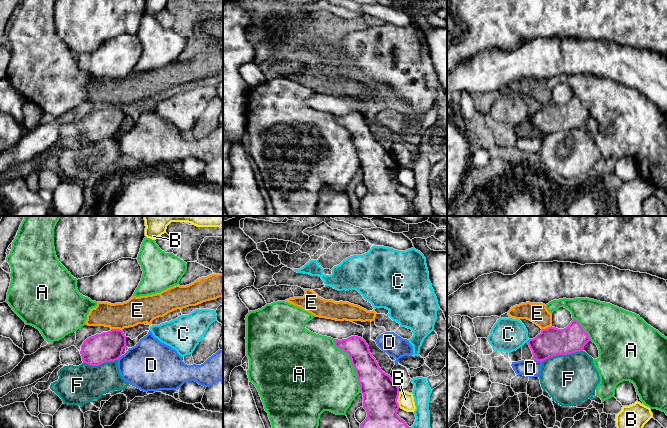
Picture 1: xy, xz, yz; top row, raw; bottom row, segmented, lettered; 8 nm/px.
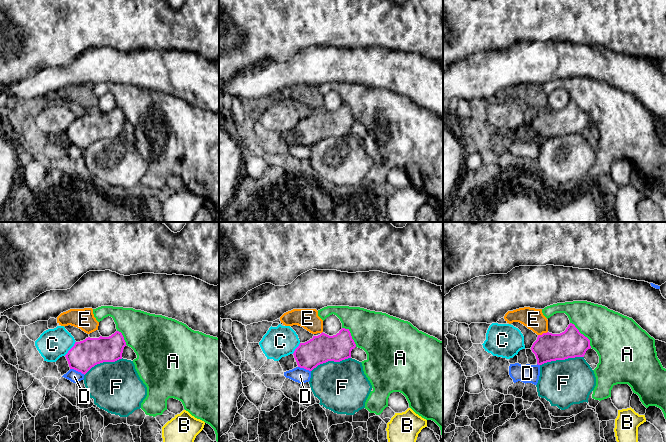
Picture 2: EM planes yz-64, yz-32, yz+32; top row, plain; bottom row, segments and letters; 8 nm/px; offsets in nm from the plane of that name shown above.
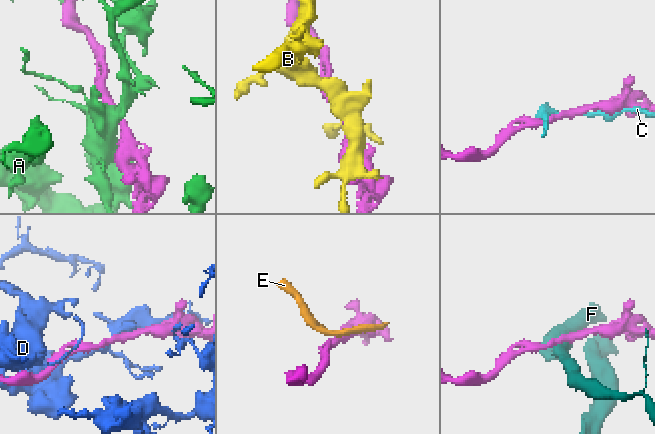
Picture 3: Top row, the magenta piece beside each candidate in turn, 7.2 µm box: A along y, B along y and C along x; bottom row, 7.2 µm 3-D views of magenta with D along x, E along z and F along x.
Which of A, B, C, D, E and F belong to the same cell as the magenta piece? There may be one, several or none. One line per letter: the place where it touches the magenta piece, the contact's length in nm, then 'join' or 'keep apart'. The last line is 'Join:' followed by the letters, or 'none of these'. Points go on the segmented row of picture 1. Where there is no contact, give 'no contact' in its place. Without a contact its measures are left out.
A: xz (352, 364) | 480 nm | keep apart
B: xz (396, 400) | 130 nm | keep apart
C: yz (527, 341) | 40 nm | keep apart
D: yz (536, 359) | 90 nm | keep apart
E: xy (116, 329) | 90 nm | keep apart
F: yz (561, 354) | 340 nm | keep apart
Join: none of these

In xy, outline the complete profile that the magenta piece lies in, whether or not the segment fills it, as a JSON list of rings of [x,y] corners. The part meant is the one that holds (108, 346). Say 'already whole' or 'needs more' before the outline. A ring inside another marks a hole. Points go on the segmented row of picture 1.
already whole; [[[120,329],[96,334],[87,338],[81,345],[83,363],[98,366],[105,362],[118,360],[126,348],[126,336]]]

